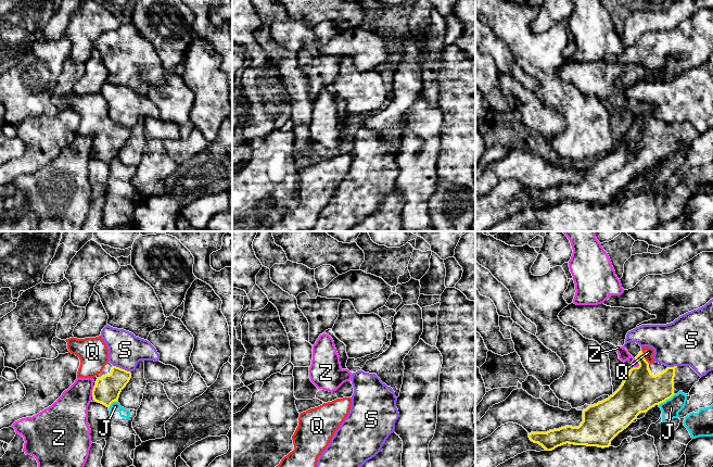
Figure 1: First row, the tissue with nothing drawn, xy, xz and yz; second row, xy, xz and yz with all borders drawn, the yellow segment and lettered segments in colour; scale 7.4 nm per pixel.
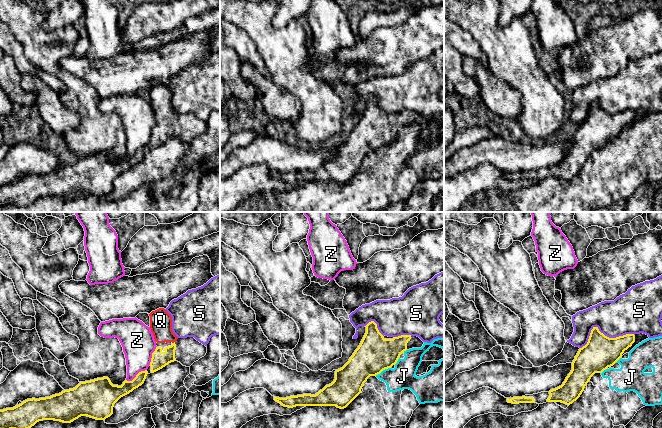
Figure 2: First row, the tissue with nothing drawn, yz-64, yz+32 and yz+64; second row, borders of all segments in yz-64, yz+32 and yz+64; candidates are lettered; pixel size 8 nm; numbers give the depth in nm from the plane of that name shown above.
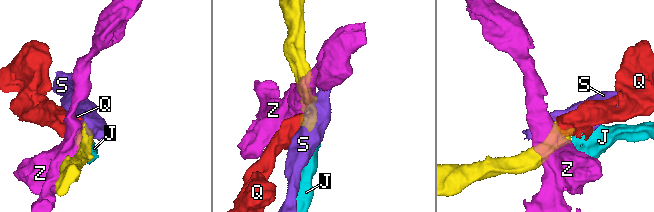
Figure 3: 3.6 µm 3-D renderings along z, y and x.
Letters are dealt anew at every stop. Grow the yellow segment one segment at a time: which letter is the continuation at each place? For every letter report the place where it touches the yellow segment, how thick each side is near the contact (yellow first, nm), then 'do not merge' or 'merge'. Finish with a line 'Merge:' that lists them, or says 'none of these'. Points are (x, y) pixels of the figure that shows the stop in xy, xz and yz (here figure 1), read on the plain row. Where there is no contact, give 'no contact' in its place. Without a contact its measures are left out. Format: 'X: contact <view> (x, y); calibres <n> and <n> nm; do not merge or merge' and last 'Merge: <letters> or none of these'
J: contact yz (665, 156); calibres 300 and 140 nm; do not merge
Q: contact yz (644, 113); calibres 300 and 80 nm; merge
S: contact xy (121, 125); calibres 200 and 260 nm; do not merge
Z: contact yz (639, 122); calibres 300 and 80 nm; do not merge
Merge: Q

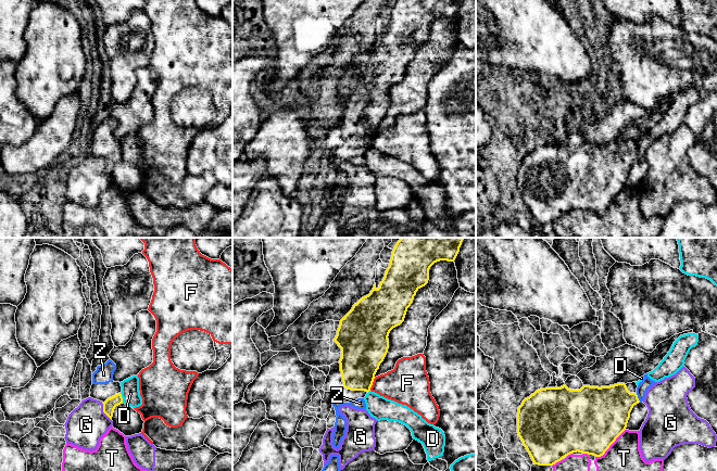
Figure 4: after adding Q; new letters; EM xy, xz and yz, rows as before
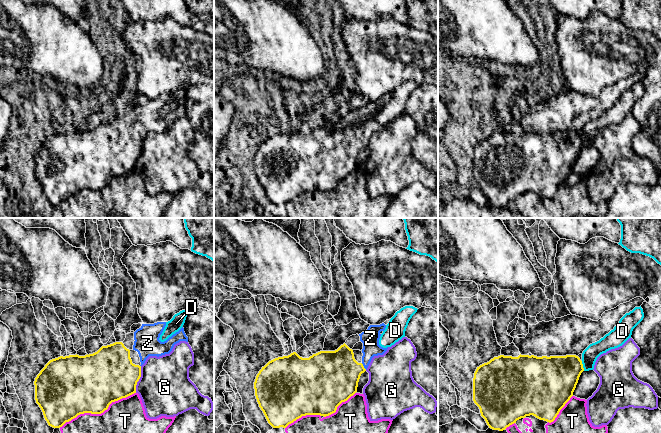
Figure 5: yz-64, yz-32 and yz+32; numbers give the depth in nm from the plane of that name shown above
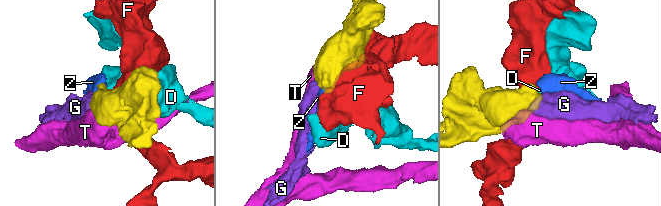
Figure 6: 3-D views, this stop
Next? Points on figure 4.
D: contact xy (122, 155); calibres 90 and 140 nm; do not merge
F: contact xz (372, 141); calibres 320 and 300 nm; do not merge
G: contact xy (103, 168); calibres 90 and 300 nm; do not merge
T: contact yz (611, 201); calibres 480 and 380 nm; do not merge
Z: contact yz (637, 154); calibres 360 and 80 nm; merge
Merge: Z

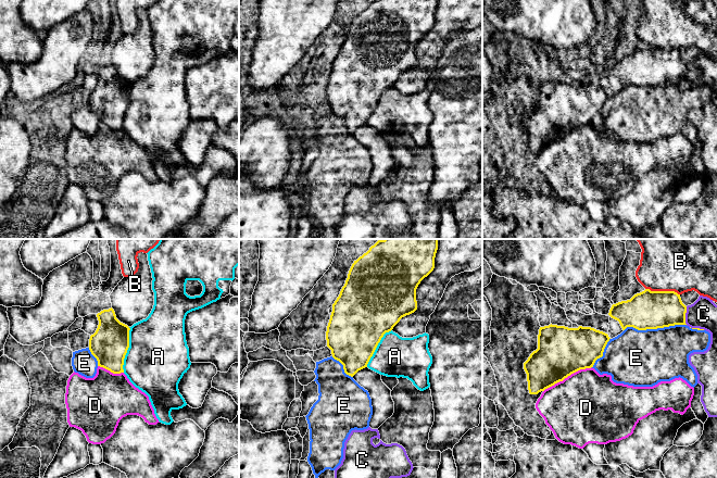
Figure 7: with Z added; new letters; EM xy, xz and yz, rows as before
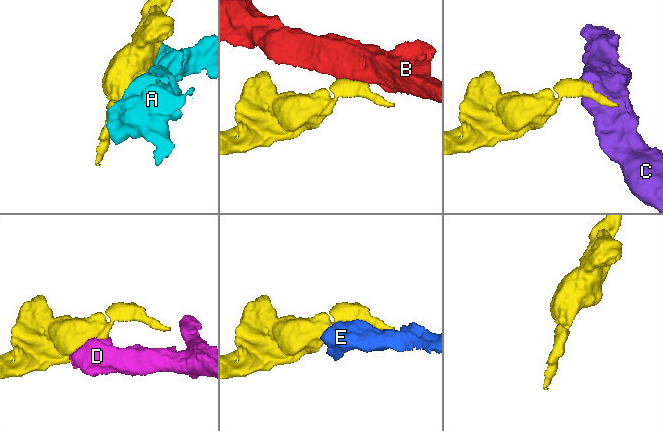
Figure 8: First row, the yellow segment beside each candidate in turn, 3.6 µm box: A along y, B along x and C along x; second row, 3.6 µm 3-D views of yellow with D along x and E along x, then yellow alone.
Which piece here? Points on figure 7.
A: contact xy (127, 105); calibres 280 and 460 nm; do not merge
B: contact yz (663, 48); calibres 280 and 360 nm; do not merge
C: contact yz (684, 72); calibres 280 and 220 nm; do not merge
D: contact yz (567, 133); calibres 360 and 500 nm; do not merge
E: contact yz (654, 85); calibres 280 and 420 nm; do not merge
Merge: none of these

